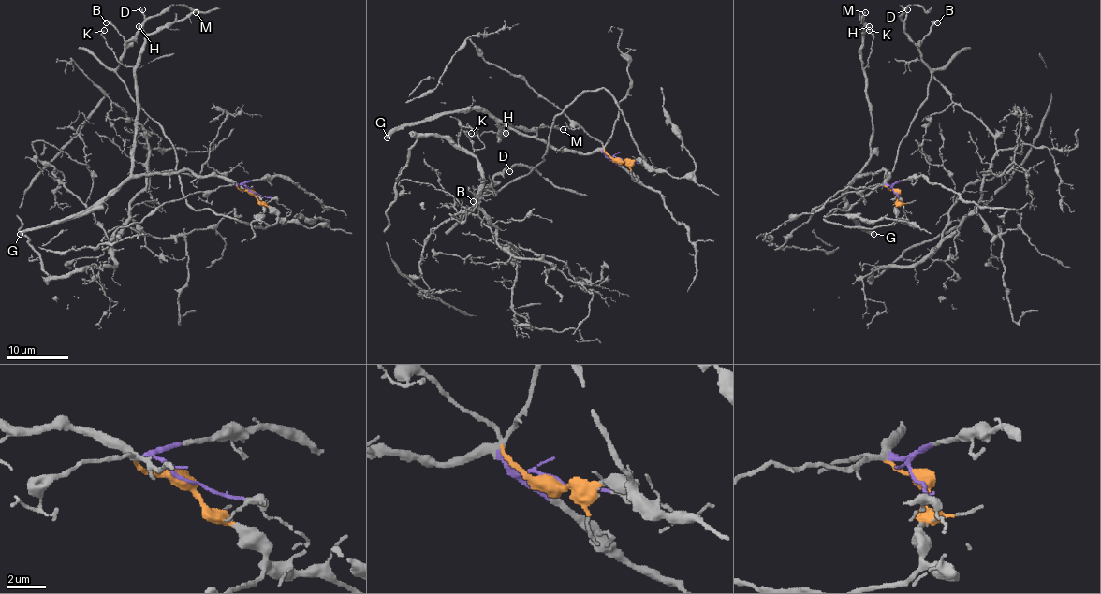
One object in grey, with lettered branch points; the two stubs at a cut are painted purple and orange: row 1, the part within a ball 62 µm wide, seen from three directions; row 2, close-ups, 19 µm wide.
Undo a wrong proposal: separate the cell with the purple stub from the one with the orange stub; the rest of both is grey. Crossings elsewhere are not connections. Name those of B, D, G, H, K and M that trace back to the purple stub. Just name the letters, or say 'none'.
G, H, K, M

